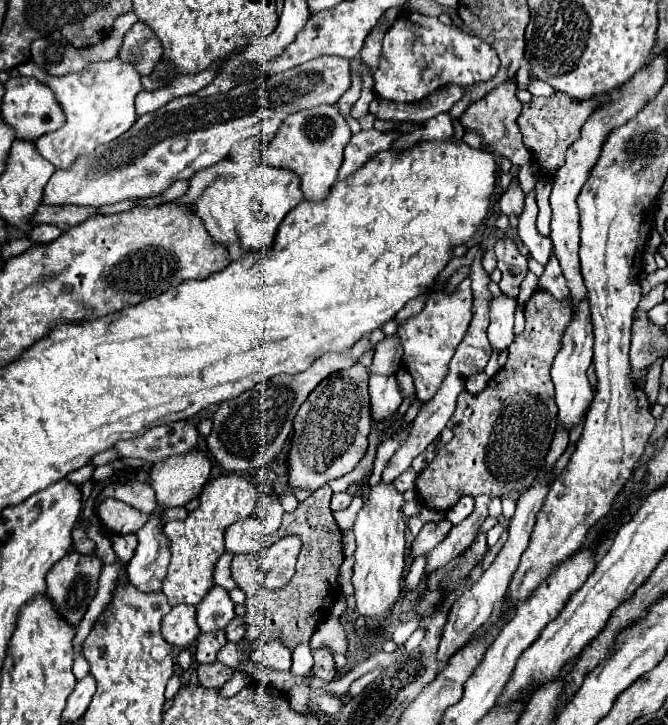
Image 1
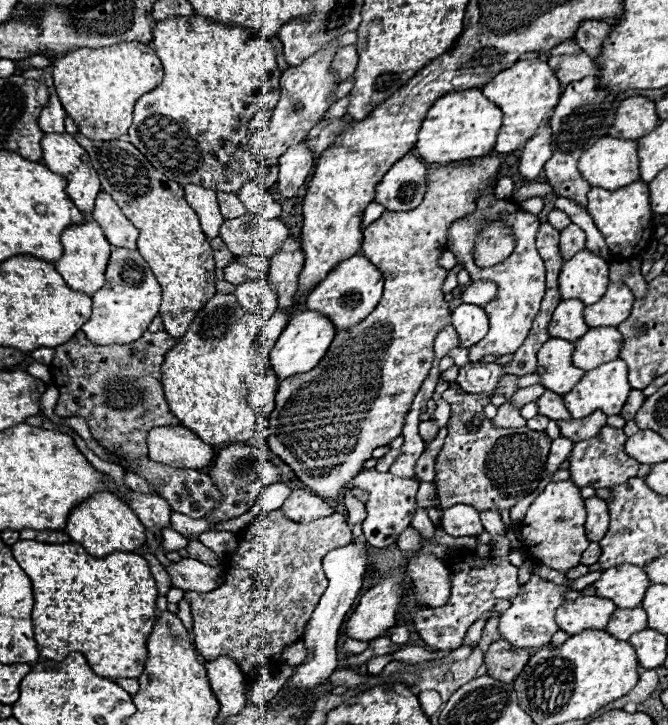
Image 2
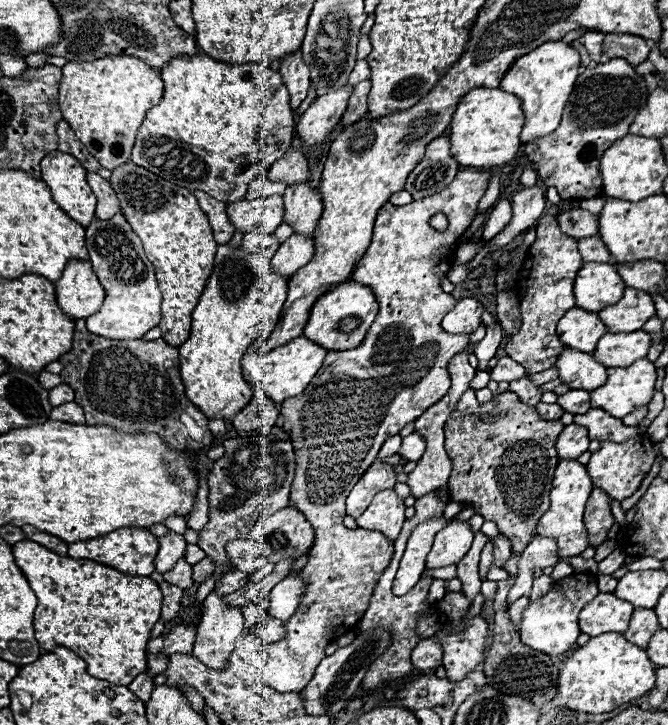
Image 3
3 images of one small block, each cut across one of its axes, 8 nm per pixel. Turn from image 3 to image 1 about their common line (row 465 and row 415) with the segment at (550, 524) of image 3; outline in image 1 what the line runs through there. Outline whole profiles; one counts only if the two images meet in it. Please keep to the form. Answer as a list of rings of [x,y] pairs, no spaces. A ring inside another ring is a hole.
[[[584,298],[576,306],[570,324],[564,330],[562,346],[552,364],[552,382],[556,386],[558,420],[568,428],[574,428],[580,422],[580,418],[588,410],[592,396],[594,396],[592,386],[588,384],[588,378],[586,378],[586,370],[592,364],[592,346],[594,346],[594,336],[592,336],[592,328],[590,328],[590,304],[588,304],[588,298]]]

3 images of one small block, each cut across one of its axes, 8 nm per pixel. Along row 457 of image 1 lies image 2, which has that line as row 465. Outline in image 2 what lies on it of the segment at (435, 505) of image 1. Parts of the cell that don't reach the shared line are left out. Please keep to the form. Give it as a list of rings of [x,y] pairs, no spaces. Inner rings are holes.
[[[448,388],[442,398],[450,402],[452,412],[448,420],[448,436],[446,442],[436,456],[436,494],[438,494],[438,508],[446,510],[454,504],[470,504],[476,510],[510,510],[520,498],[532,494],[542,478],[546,476],[546,458],[550,450],[550,438],[546,432],[530,432],[528,428],[494,428],[492,420],[484,416],[484,406],[490,402],[488,396],[470,396],[458,394],[456,390]]]

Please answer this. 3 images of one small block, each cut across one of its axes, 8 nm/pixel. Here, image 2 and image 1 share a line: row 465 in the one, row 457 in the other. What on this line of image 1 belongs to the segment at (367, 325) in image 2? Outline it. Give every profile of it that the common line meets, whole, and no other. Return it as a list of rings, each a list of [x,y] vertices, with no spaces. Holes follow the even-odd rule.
[[[354,364],[348,370],[324,378],[294,418],[294,436],[288,454],[288,488],[316,492],[316,488],[354,470],[366,454],[370,430],[368,370],[362,364]]]

